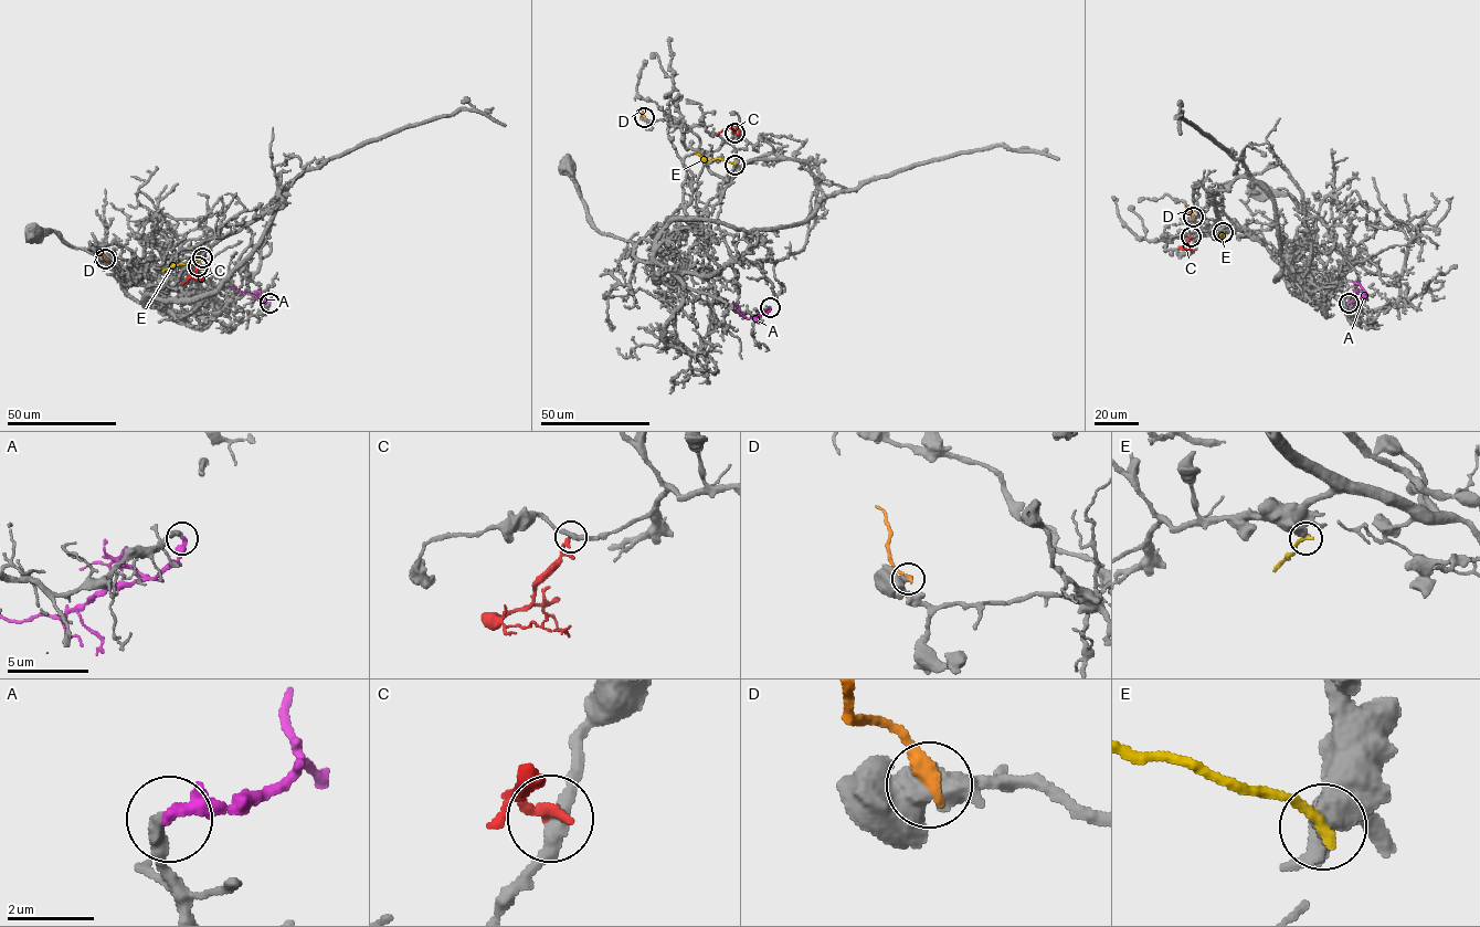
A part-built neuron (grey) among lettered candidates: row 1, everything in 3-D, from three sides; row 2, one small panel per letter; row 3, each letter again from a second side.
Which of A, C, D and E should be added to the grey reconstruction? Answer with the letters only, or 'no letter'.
A

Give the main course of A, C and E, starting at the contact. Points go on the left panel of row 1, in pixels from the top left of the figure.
A: (270, 303), (230, 287)
C: (198, 266), (194, 277), (201, 280)
E: (202, 257), (162, 271)

